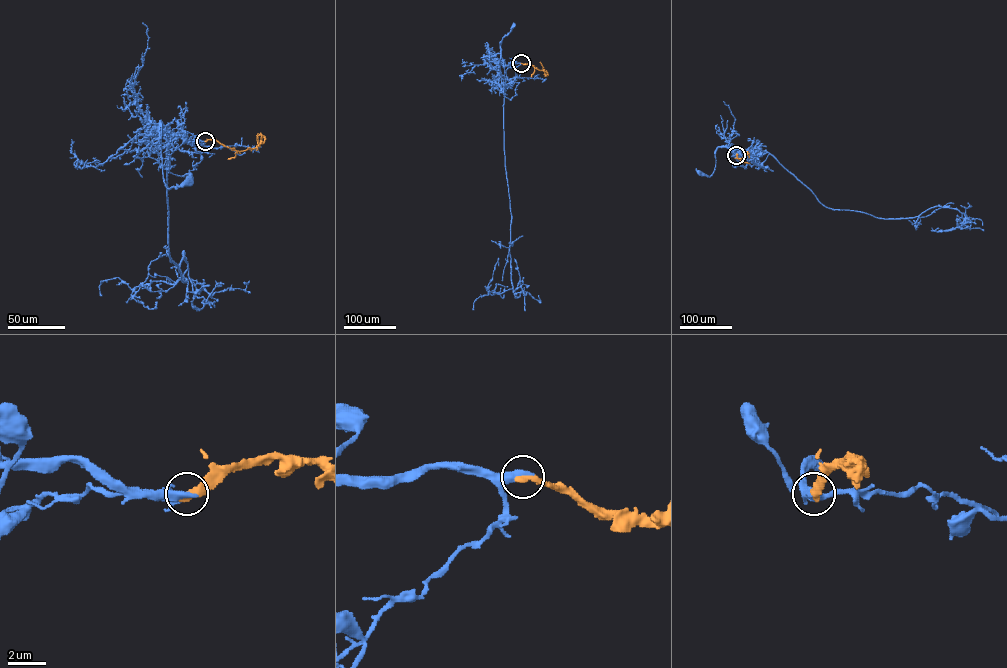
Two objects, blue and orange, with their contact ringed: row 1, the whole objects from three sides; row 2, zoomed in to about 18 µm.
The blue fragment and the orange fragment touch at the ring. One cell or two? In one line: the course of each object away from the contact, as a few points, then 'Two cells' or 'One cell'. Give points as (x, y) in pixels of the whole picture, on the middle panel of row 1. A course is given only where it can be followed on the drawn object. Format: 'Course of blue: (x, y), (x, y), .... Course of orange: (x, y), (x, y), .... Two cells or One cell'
Course of blue: (521, 63), (510, 67), (500, 63), (500, 42), (513, 25). Course of orange: (521, 63), (546, 71), (546, 76). One cell

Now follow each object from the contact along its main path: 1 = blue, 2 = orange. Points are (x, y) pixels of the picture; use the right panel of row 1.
1: (736, 155), (740, 153), (738, 151), (719, 147), (713, 173), (707, 176), (698, 172)
2: (736, 155), (742, 159), (749, 154)

